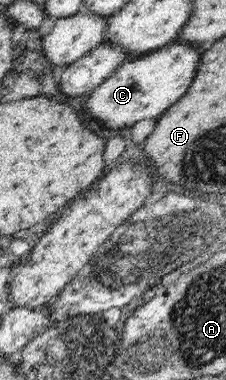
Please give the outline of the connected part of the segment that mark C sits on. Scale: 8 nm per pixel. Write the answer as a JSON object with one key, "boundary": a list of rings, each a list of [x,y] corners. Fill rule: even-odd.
{"boundary":[[[176,40],[156,51],[132,57],[89,93],[85,104],[88,116],[98,118],[108,128],[118,128],[118,132],[122,128],[123,132],[138,120],[164,114],[192,86],[203,53],[199,44]]]}

